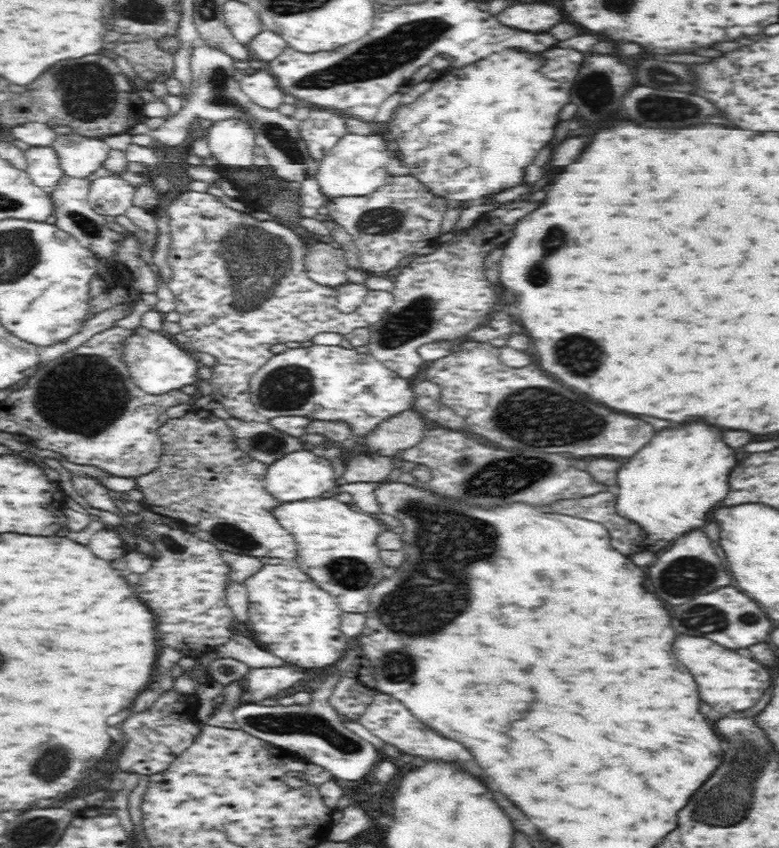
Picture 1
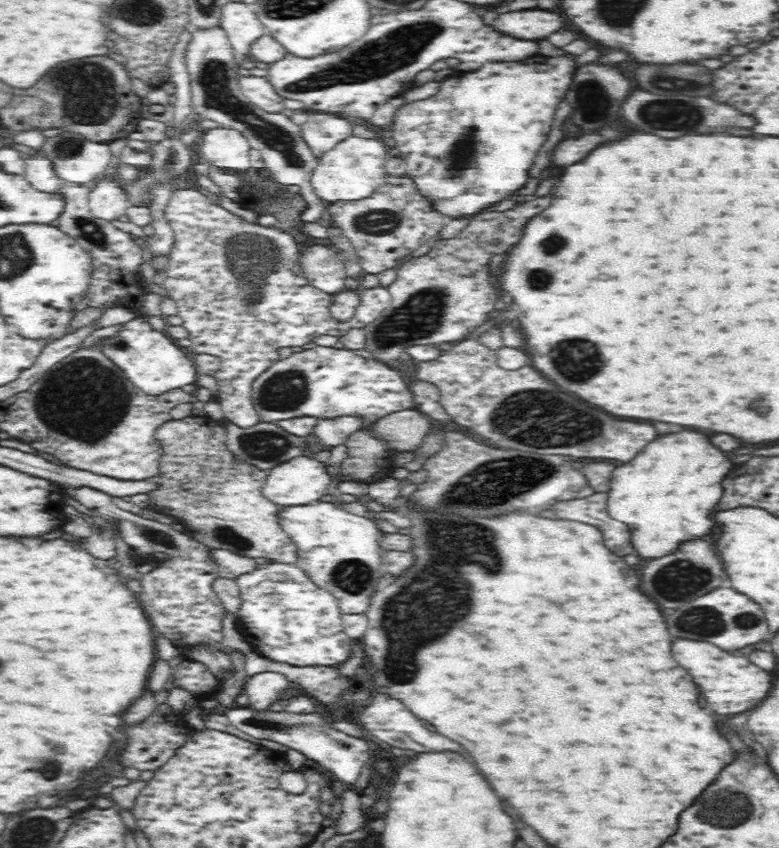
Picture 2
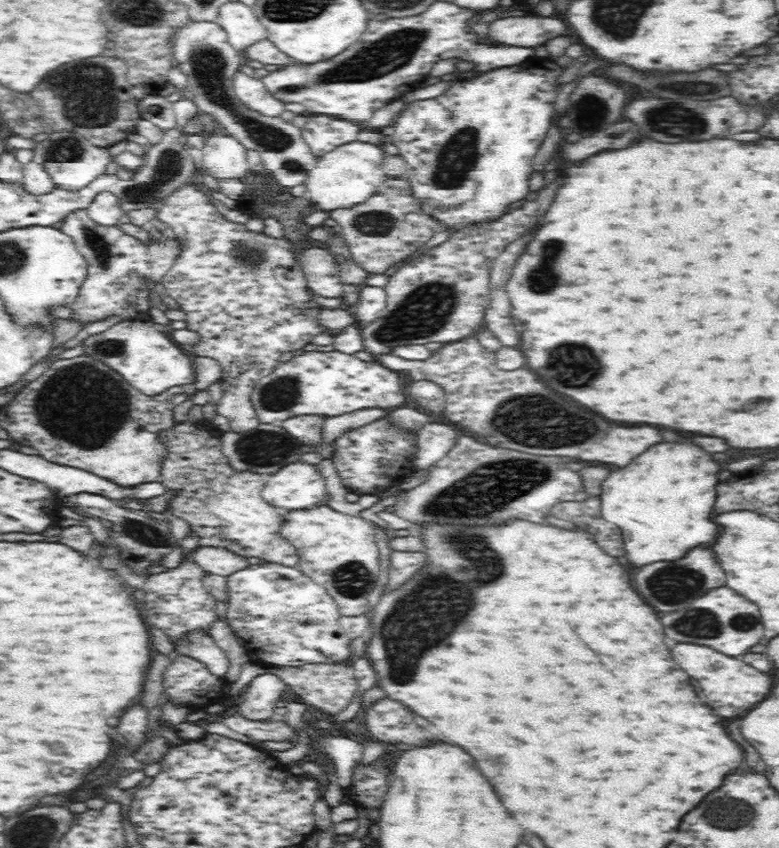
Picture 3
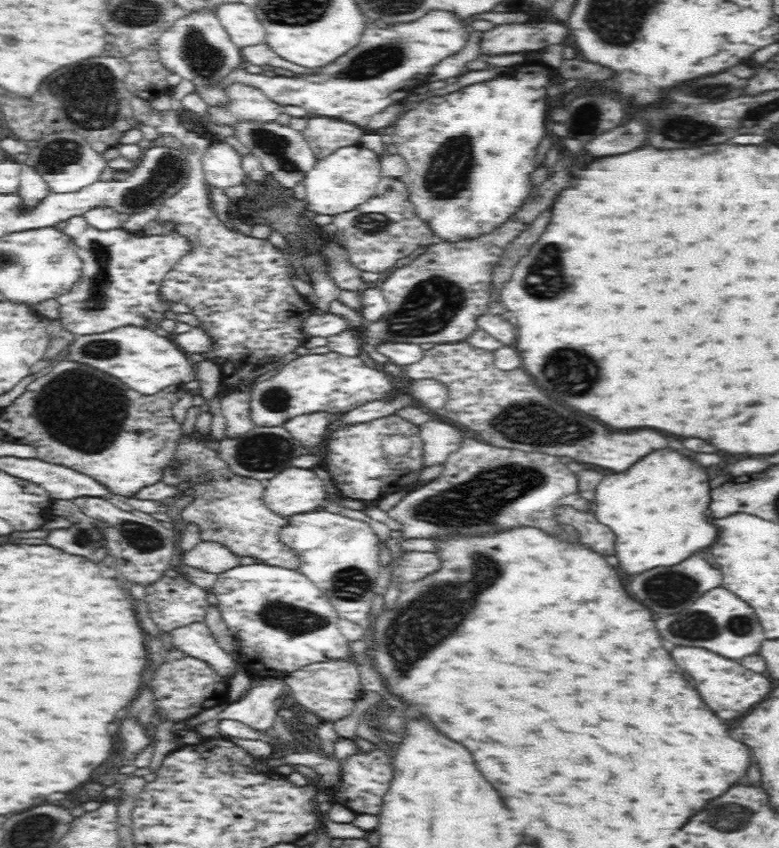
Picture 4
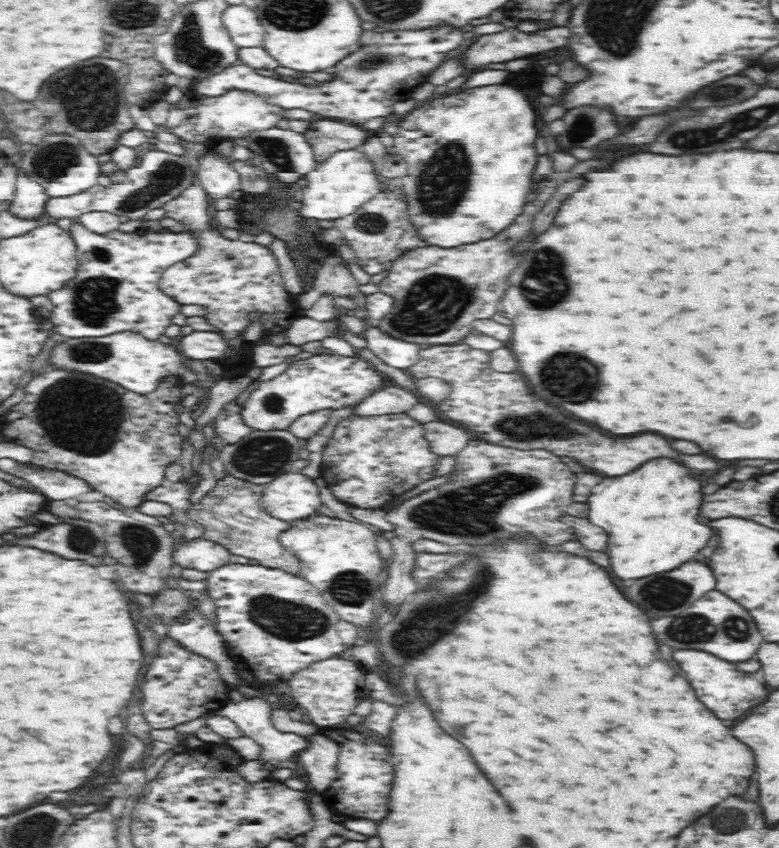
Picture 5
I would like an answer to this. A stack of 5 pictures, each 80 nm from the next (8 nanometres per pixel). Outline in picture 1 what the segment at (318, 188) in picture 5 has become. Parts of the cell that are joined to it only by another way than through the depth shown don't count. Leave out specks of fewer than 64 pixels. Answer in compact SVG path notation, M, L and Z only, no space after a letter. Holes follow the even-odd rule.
M352 133L342 136L319 162L316 178L320 191L329 199L364 197L379 190L390 176L386 169L393 155L390 150L393 150L392 146L388 146L388 142L376 134L366 136Z

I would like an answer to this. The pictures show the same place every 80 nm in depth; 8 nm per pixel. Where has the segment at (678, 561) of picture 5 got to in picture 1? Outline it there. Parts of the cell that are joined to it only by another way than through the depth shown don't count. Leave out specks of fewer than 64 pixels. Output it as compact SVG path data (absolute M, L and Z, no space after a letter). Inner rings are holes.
M688 422L688 426L666 428L656 432L656 438L644 446L644 450L636 452L617 474L617 501L614 508L620 517L627 521L634 520L648 534L646 544L650 550L658 552L668 546L672 540L680 538L688 530L700 529L706 522L708 512L718 506L728 494L728 474L736 466L736 452L720 438L722 432L716 426L708 426L706 422Z

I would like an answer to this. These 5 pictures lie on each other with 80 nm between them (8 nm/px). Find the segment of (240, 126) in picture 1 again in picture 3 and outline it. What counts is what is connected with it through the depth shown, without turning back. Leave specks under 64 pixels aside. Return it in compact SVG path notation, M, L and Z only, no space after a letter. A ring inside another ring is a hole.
M204 134L202 168L206 168L214 178L241 179L249 170L247 152L247 148L231 134Z

